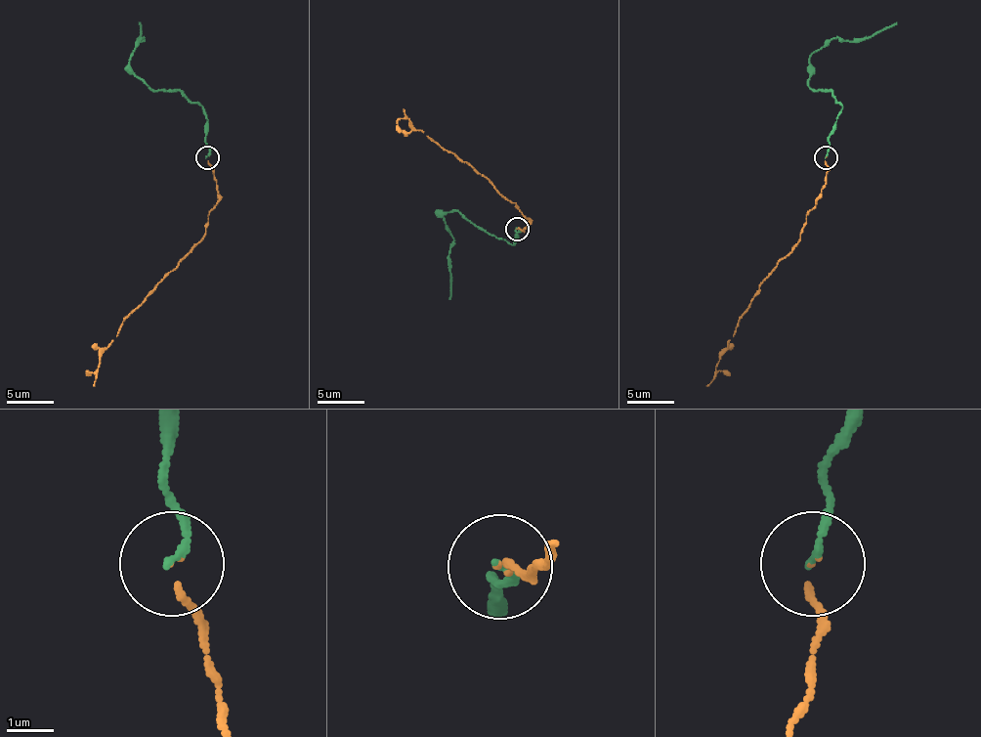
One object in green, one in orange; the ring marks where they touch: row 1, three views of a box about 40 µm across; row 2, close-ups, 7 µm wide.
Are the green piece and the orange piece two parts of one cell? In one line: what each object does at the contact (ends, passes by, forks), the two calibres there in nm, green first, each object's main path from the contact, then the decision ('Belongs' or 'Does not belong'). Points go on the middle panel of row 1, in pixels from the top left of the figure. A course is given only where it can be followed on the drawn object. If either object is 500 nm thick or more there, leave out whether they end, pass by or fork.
At the ring green ends. At the ring orange ends. Thickness 150 nm (green) against 110 nm. Course of green: (518, 229), (513, 243), (473, 225), (456, 210), (440, 213), (451, 237), (449, 299). Course of orange: (518, 229), (525, 229), (527, 220), (468, 163), (463, 163), (416, 131), (407, 119), (398, 121), (401, 133). Belongs

